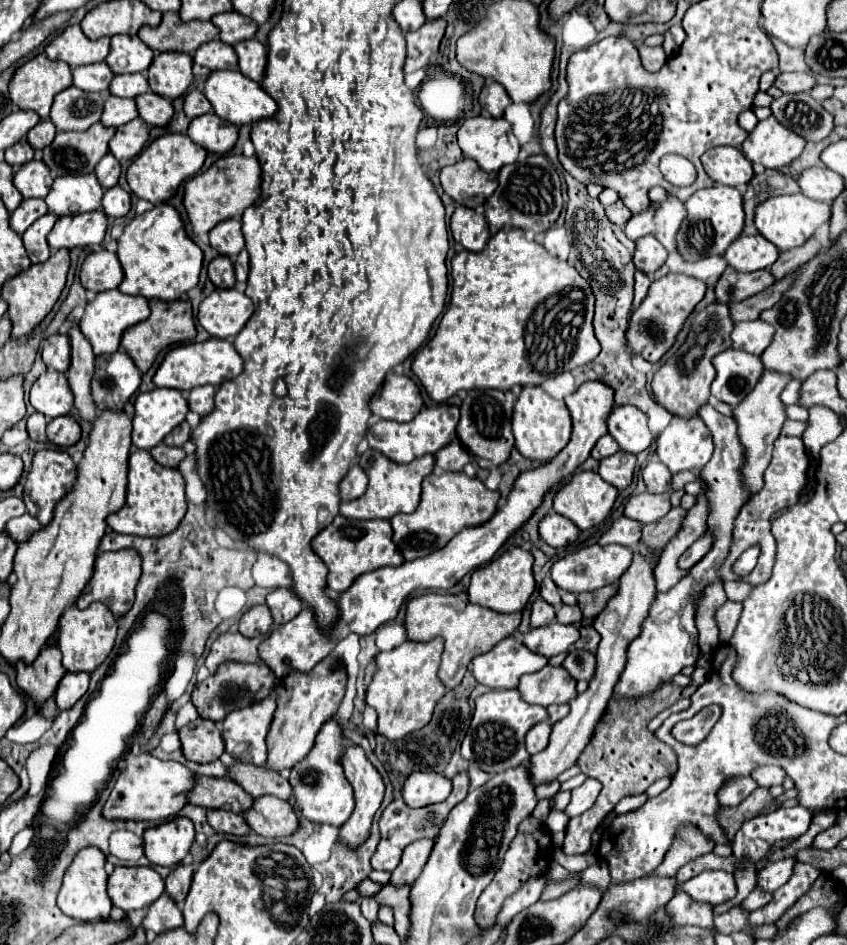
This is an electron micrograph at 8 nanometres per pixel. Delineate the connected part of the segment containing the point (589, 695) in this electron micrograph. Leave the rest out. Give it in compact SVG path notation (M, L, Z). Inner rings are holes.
M634 552L634 562L630 564L628 572L620 578L620 590L618 590L618 594L608 602L608 606L604 608L604 612L596 616L594 628L602 636L598 652L596 652L598 668L596 668L592 680L588 684L588 690L582 692L582 694L578 694L574 700L570 700L570 714L566 718L558 720L556 724L552 724L548 748L544 748L540 754L532 754L530 756L526 768L528 768L528 774L530 774L532 786L556 780L558 774L562 774L564 770L568 770L570 766L576 764L580 752L590 742L594 726L598 724L600 716L604 714L606 704L608 704L608 700L612 696L612 690L614 690L614 686L616 686L616 682L620 678L620 672L624 670L626 648L632 642L632 636L640 634L640 624L644 622L644 616L648 614L648 608L652 604L652 596L656 594L654 566L656 564L652 564L650 560L646 560L644 556L640 556L638 552ZM610 614L614 614L616 620L612 620Z

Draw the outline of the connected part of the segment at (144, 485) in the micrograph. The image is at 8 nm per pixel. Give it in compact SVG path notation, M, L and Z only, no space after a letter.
M132 452L128 466L128 490L126 504L116 514L108 516L108 526L118 534L134 536L166 536L174 532L186 514L184 478L180 470L160 466L148 452Z

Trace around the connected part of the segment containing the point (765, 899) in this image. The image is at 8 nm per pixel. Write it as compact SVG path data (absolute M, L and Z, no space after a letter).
M754 888L754 890L750 892L750 896L742 902L742 906L748 908L750 912L754 912L754 910L758 910L760 906L766 906L770 900L772 900L772 892L764 892L764 890L760 890L760 888Z

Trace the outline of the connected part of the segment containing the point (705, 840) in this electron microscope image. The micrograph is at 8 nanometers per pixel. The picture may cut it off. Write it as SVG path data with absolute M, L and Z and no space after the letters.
M684 824L678 828L674 842L670 844L670 850L666 852L664 862L652 874L654 876L674 876L682 864L694 860L696 856L712 852L712 848L714 848L714 842L708 836L704 836L692 824Z

